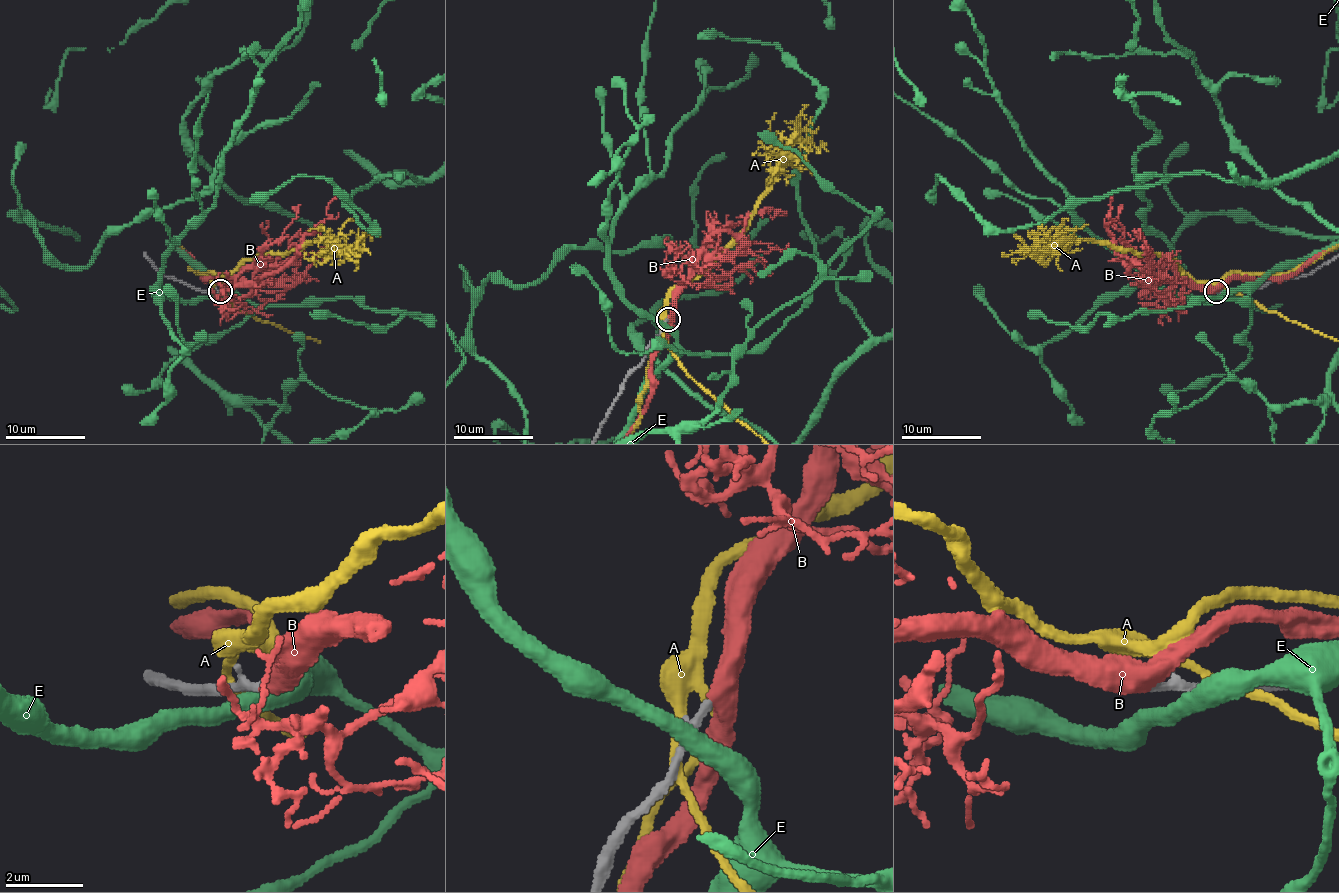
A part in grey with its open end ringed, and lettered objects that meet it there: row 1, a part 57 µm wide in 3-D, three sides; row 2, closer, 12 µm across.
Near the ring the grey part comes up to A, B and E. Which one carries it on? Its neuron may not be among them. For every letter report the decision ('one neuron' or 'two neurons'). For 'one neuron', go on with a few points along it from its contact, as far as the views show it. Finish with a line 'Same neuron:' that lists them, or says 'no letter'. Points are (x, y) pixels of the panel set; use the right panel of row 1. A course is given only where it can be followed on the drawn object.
A: two neurons
B: one neuron
E: two neurons
Same neuron: B

